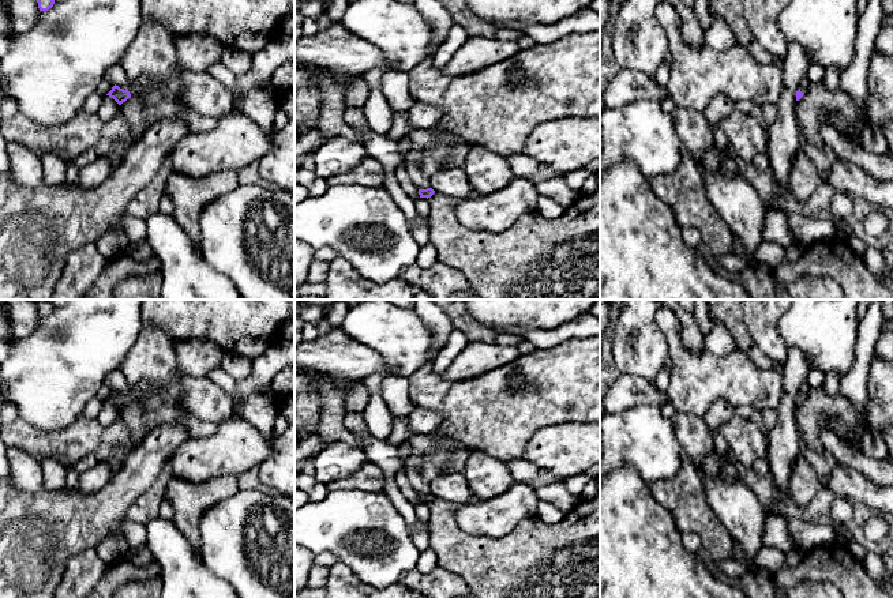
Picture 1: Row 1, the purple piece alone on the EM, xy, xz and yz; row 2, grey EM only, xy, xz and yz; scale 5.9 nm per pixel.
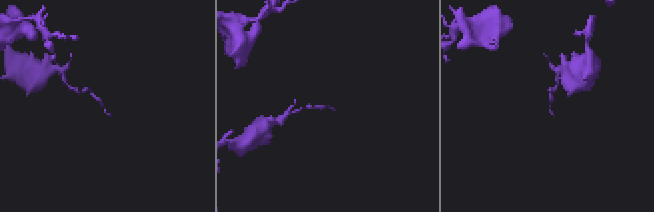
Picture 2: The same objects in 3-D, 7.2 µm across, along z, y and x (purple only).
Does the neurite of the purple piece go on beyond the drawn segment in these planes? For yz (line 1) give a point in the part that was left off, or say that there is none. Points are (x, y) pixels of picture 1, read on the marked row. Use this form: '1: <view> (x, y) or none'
1: none

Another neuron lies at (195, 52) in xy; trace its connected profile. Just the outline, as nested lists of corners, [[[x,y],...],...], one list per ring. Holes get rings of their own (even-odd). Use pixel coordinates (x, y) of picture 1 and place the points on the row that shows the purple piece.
[[[187,34],[177,35],[175,49],[177,71],[206,72],[210,65],[221,63],[225,46],[203,34]]]

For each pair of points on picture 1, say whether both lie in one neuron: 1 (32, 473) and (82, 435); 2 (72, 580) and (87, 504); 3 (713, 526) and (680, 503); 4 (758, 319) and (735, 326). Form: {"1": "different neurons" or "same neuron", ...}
{"1": "different neurons", "2": "different neurons", "3": "same neuron", "4": "different neurons"}

